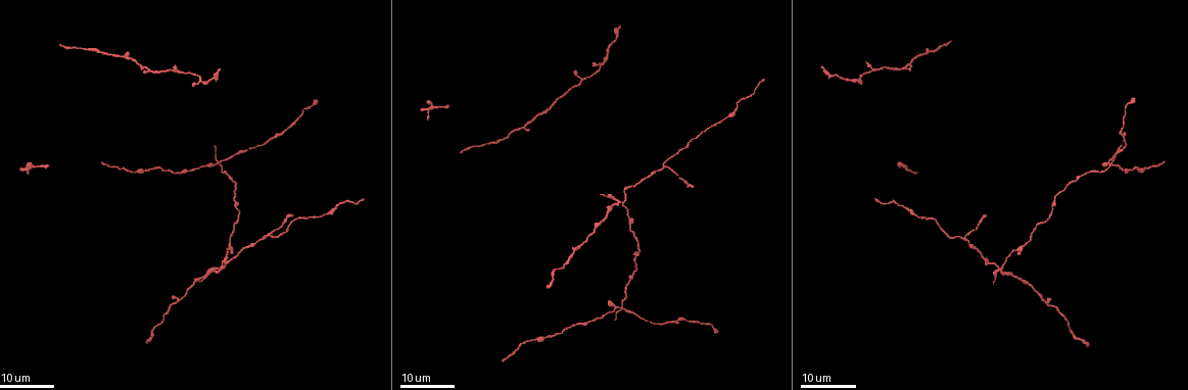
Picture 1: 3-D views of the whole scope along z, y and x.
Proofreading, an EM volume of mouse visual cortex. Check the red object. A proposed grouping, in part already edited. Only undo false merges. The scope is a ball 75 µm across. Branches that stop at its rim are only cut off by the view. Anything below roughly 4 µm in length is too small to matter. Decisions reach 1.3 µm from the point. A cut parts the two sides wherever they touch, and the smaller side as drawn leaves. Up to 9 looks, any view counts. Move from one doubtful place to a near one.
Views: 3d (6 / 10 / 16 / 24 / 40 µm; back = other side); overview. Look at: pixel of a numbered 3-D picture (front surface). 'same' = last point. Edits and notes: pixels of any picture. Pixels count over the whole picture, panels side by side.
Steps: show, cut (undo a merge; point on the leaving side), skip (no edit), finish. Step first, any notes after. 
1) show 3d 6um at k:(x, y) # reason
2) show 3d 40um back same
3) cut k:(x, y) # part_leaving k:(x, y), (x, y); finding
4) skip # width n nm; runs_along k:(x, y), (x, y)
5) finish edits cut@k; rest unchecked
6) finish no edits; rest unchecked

show 3d 16um at 1:(665, 167) # three arms meet

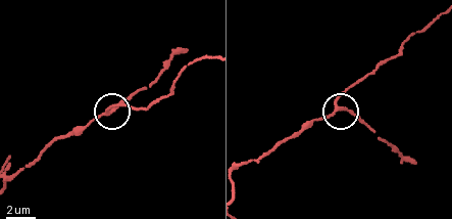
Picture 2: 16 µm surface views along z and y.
show 3d 6um at 2:(340, 108) # zoom in

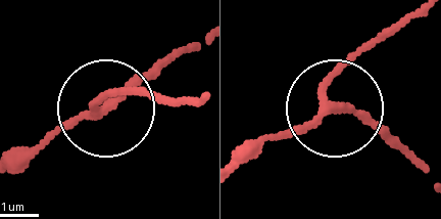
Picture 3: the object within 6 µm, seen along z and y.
skip # runs_along 3:(392, 26), (327, 90), (411, 156); continuous, no second neuron

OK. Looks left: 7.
show 3d 16um at 1:(1002, 270) # four or more arms meet

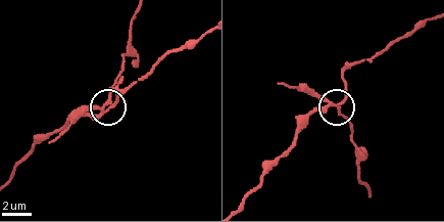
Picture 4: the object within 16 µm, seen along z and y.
show 3d 10um at 4:(105, 105)

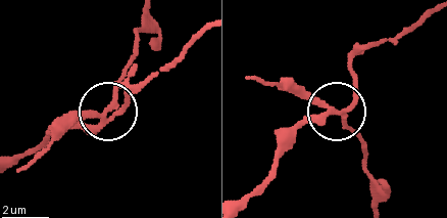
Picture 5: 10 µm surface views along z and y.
cut 5:(76, 117) # part_leaving 5:(106, 116), (141, 30), (141, 14); two neurons meet here

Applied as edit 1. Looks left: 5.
show overview

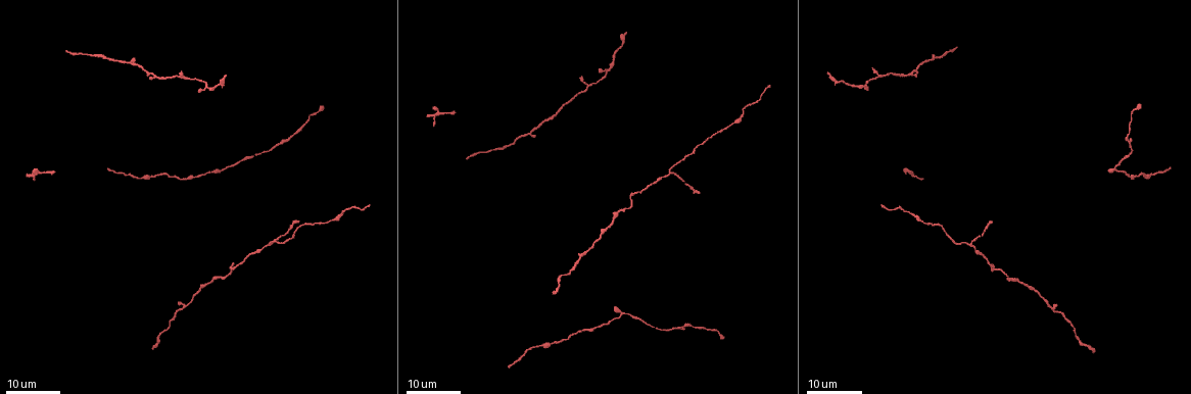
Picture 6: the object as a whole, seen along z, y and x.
show 3d 24um at 6:(732, 123) # thick turns thin

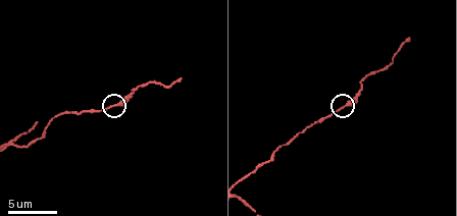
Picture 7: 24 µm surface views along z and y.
show 3d 10um at 7:(113, 104)

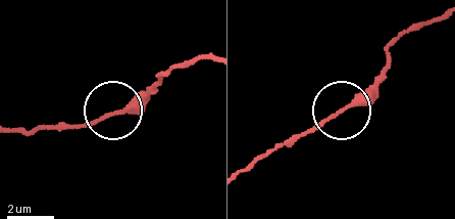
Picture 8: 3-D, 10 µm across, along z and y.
skip # continuous, no second neuron

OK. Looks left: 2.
show 3d 24um at 6:(609, 66) # a fork

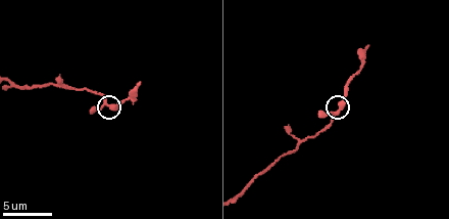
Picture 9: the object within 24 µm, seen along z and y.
show 3d 6um at 9:(111, 107) # zoom in

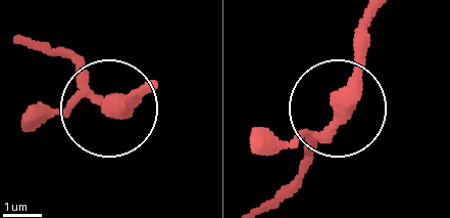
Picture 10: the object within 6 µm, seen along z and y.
skip # width 300 nm; all the same neuron

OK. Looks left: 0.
finish edits cut@5; rest unchecked

